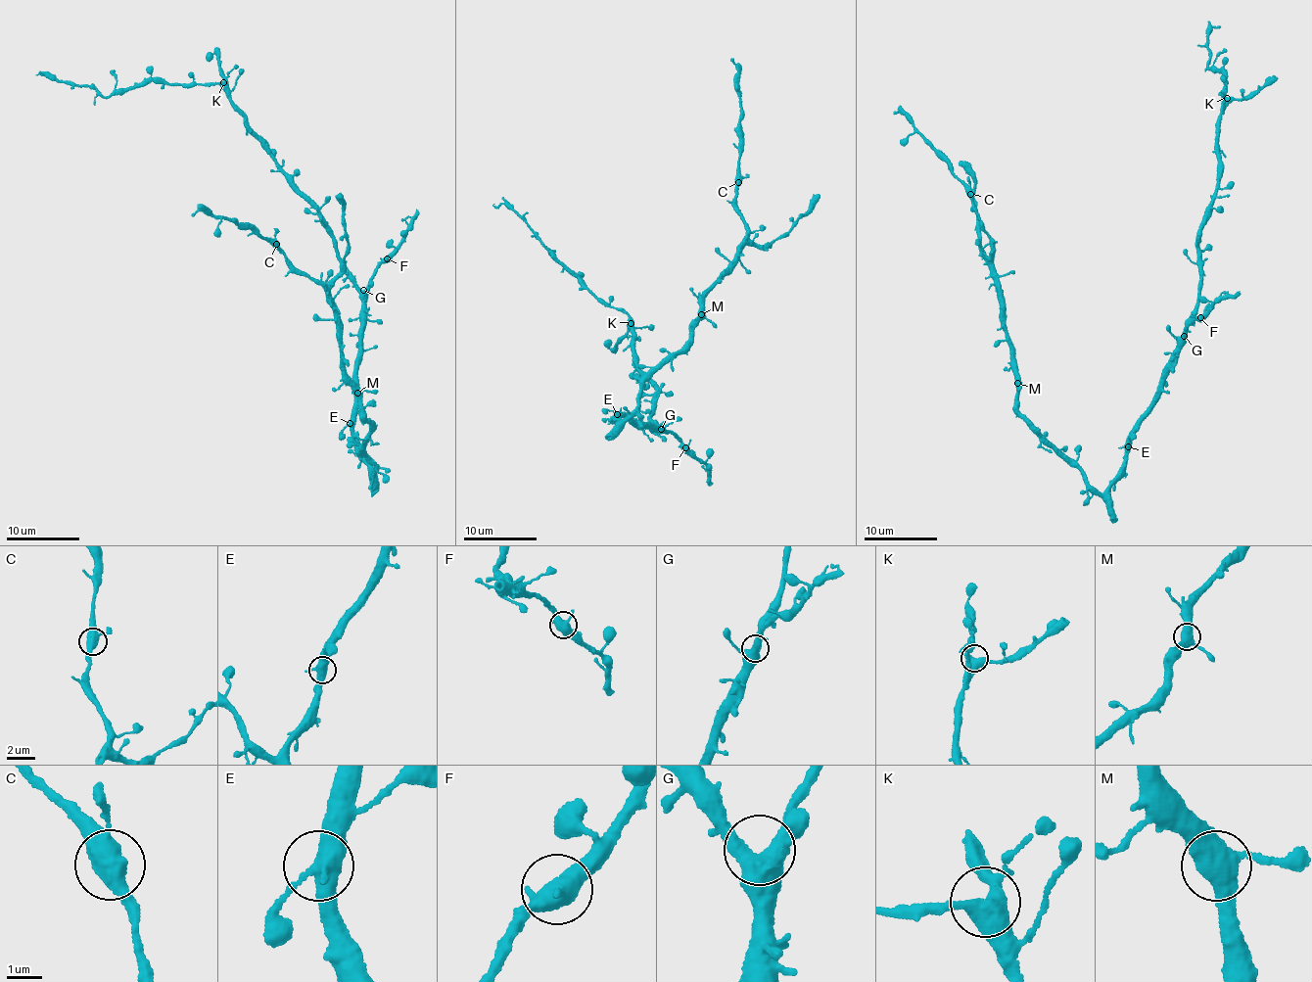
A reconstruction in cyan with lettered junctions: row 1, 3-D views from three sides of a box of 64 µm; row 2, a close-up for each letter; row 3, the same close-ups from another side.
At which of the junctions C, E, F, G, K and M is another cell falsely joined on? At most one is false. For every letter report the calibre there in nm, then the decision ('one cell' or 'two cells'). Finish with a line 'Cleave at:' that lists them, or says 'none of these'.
C: calibre 500 nm; one cell
E: calibre 440 nm; one cell
F: calibre 440 nm; one cell
G: calibre 480 nm; one cell
K: calibre 500 nm; one cell
M: calibre 500 nm; one cell
Cleave at: none of these

